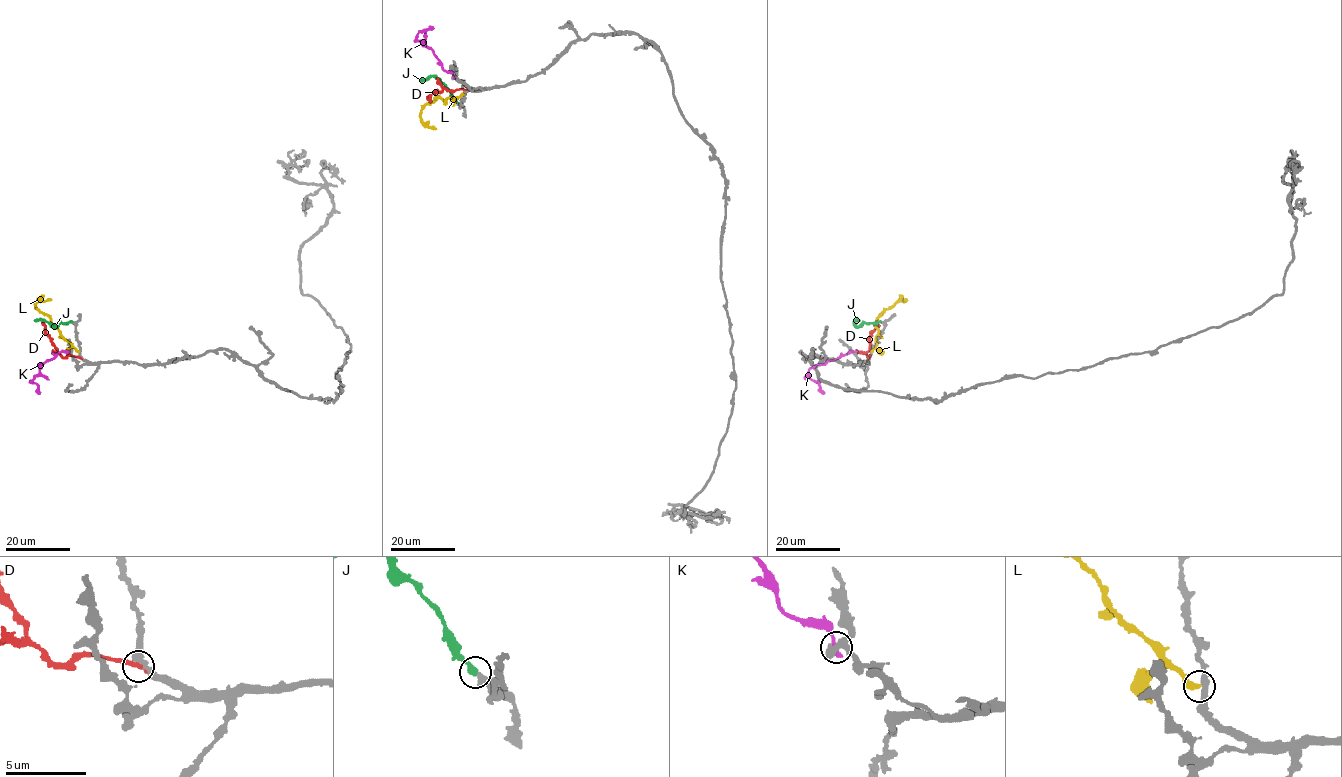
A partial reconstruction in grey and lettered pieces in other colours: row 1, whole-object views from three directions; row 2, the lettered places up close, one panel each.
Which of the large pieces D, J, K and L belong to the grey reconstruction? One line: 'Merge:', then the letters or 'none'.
Merge: D, J

